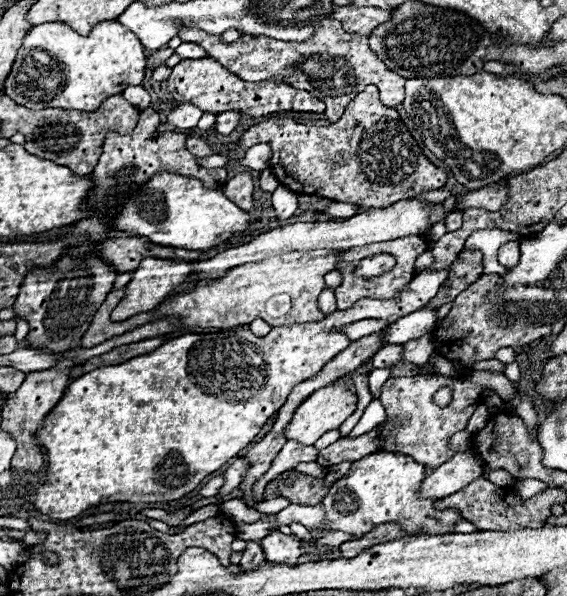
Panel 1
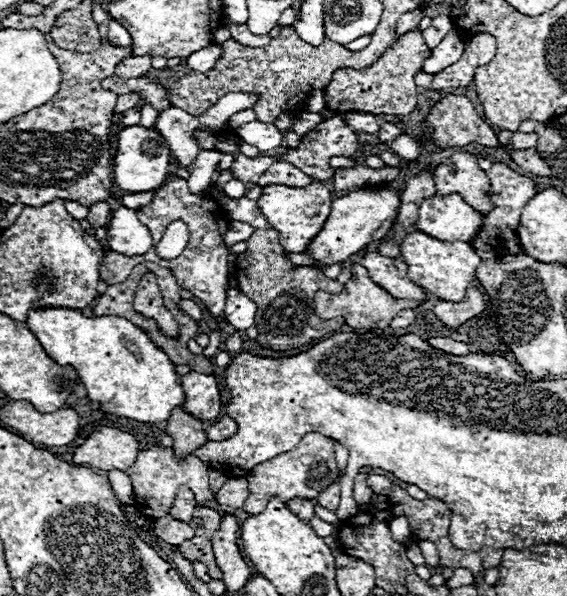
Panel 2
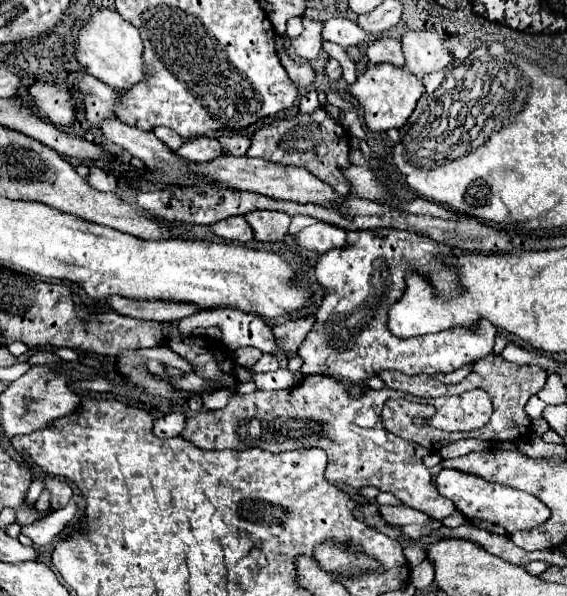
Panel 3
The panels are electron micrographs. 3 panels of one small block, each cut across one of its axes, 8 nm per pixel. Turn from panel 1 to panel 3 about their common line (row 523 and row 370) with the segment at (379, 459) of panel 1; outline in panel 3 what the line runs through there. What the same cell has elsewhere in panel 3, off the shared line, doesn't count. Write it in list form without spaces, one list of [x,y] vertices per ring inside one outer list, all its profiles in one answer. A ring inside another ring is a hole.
[[[356,230],[348,232],[348,246],[342,250],[330,250],[316,262],[316,278],[324,290],[322,306],[316,312],[316,324],[296,350],[304,360],[300,372],[288,368],[272,374],[252,374],[252,382],[258,390],[294,388],[310,374],[334,376],[336,380],[350,384],[364,384],[370,376],[378,376],[384,370],[400,370],[402,374],[448,374],[464,364],[492,354],[496,328],[488,320],[478,320],[472,328],[456,326],[438,334],[398,338],[388,328],[388,308],[396,304],[406,292],[406,276],[412,272],[422,274],[436,290],[440,298],[456,298],[462,294],[462,284],[454,268],[440,264],[438,256],[454,256],[452,248],[426,240],[406,230]]]

